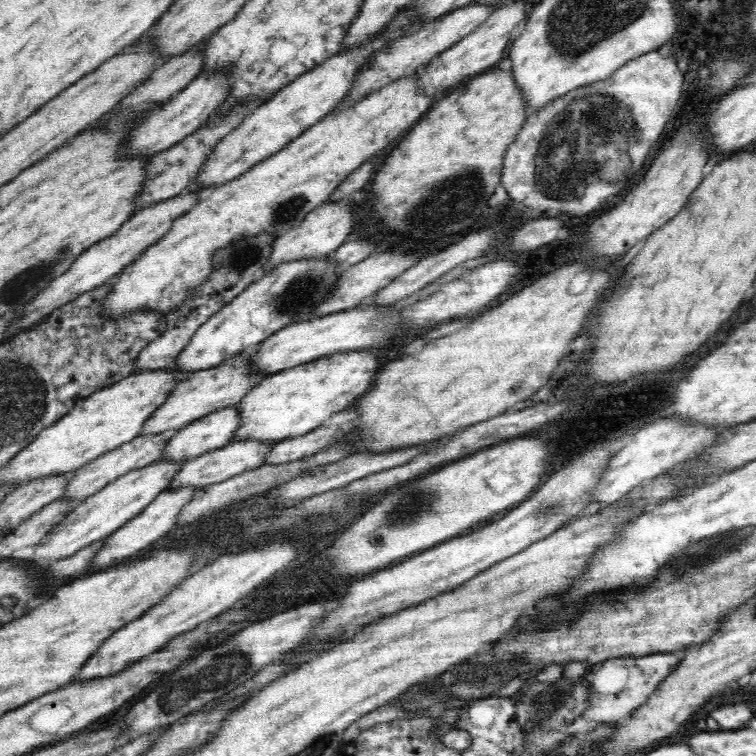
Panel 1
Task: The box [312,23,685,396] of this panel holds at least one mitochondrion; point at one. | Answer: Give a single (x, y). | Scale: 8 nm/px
(588, 139)

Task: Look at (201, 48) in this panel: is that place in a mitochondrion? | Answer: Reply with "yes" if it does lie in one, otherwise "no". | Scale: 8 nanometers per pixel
no

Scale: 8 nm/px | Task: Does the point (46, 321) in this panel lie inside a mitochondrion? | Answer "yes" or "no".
no

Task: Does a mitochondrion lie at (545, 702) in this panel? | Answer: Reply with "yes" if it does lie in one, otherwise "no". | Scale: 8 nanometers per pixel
yes

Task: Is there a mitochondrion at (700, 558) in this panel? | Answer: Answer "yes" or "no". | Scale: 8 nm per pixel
yes

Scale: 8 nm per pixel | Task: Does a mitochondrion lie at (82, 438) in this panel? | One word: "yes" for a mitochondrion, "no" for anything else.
no

